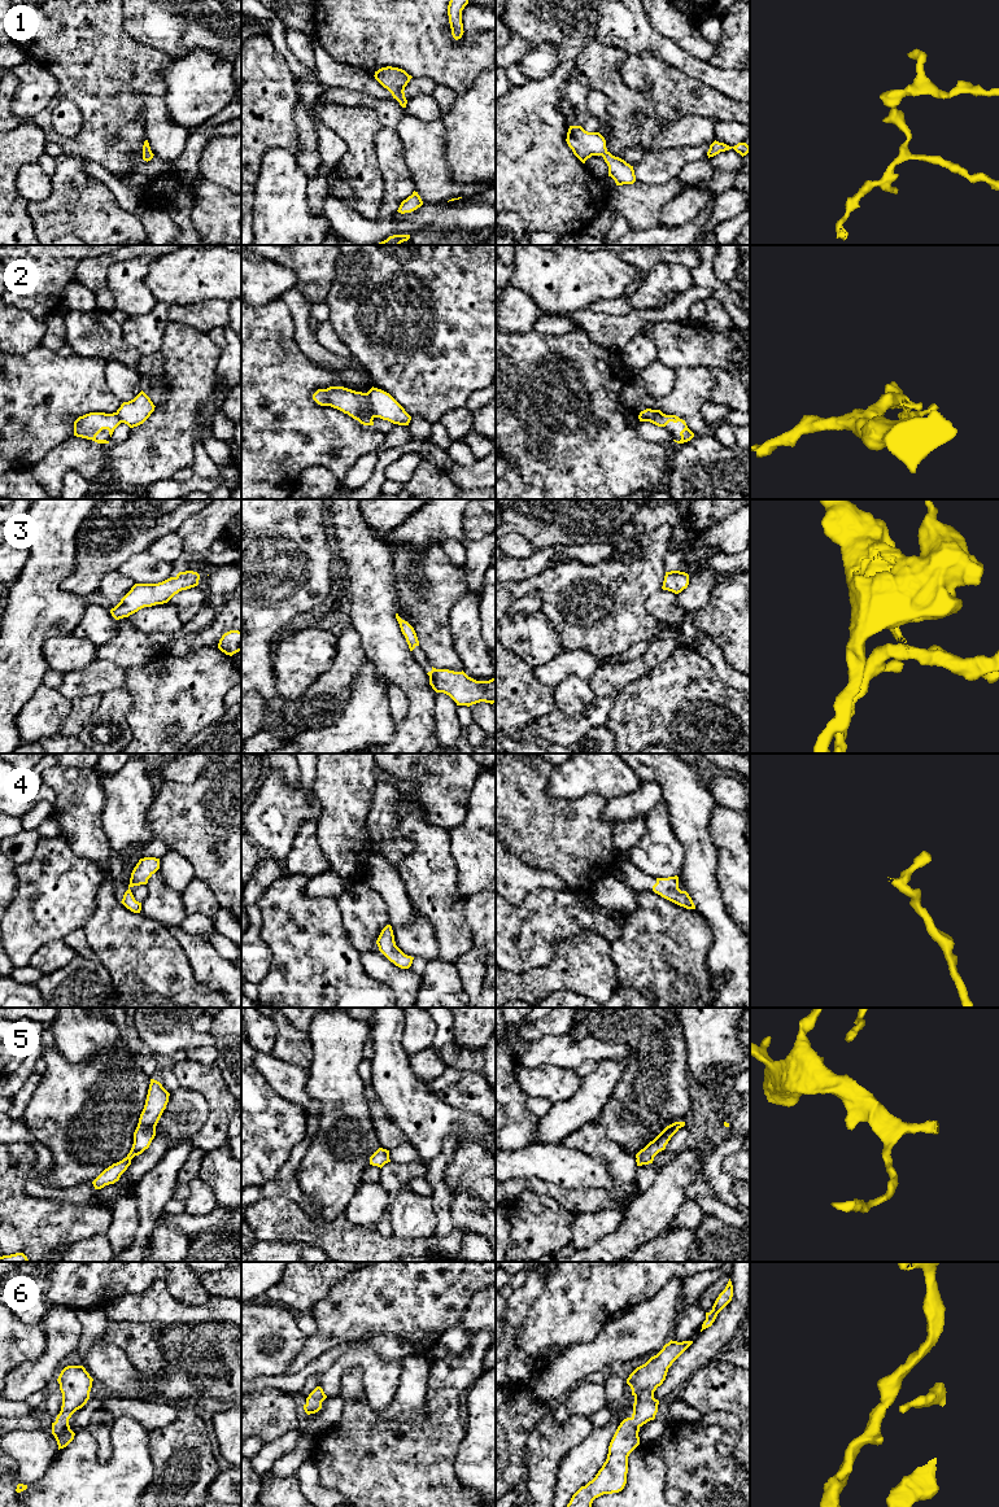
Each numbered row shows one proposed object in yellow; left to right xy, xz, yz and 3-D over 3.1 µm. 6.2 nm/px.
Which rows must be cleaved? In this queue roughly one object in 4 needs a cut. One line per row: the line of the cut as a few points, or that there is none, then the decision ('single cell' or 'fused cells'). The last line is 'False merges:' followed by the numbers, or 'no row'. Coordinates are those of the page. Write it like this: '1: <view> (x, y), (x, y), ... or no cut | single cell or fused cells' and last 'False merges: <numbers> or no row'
1: no cut | single cell
2: xz (366, 393), (371, 413), (375, 416) | fused cells
3: yz (675, 571), (666, 575) | fused cells
4: no cut | single cell
5: no cut | single cell
6: no cut | single cell
False merges: 2, 3

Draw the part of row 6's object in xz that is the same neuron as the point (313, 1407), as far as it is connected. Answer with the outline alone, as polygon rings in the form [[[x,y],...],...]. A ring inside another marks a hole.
[[[317,1386],[306,1398],[306,1403],[304,1405],[304,1410],[307,1415],[315,1414],[322,1408],[322,1402],[327,1398],[323,1389]]]

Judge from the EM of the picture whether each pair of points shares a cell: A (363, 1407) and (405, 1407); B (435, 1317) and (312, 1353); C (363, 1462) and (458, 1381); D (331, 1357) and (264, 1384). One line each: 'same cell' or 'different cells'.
A: different cells
B: same cell
C: same cell
D: same cell

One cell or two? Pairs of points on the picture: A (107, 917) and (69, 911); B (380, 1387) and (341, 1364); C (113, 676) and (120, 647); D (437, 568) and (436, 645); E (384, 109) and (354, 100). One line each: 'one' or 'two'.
A: two
B: one
C: two
D: one
E: one

